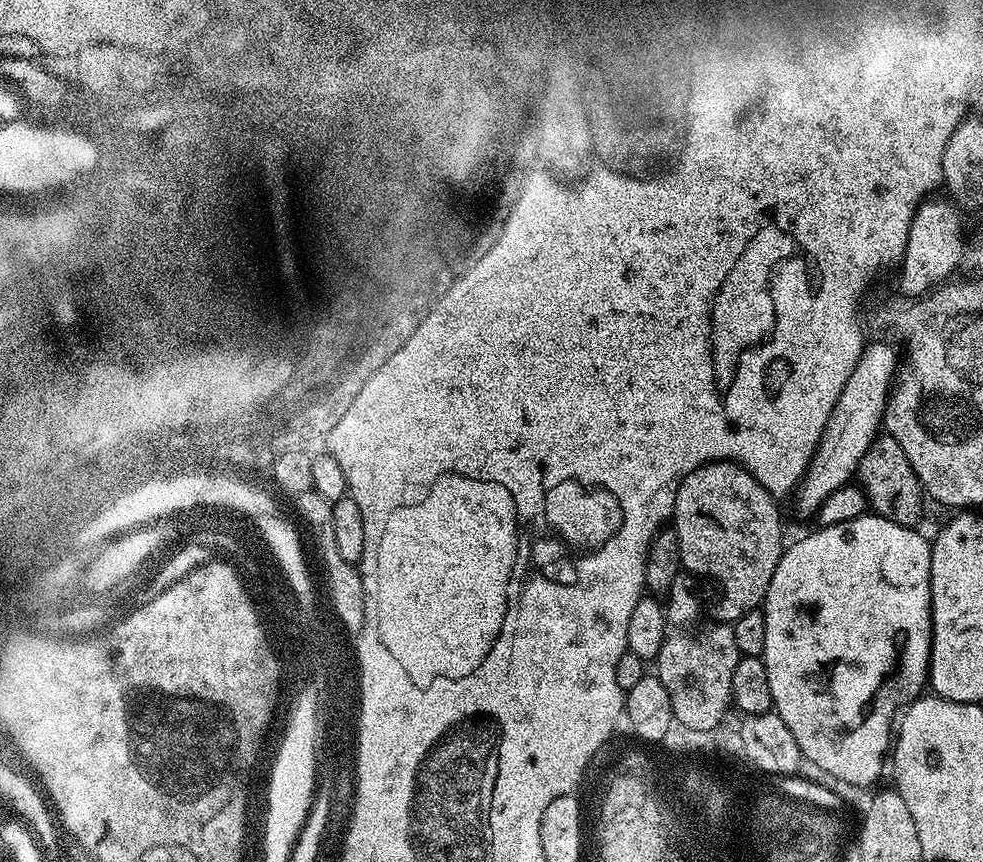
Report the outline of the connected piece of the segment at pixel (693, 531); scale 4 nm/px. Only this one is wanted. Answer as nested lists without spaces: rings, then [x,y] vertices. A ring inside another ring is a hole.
[[[714,460],[701,466],[698,470],[694,470],[685,478],[678,486],[678,494],[676,495],[676,506],[674,509],[674,531],[678,538],[678,546],[680,547],[680,562],[685,569],[688,568],[692,572],[697,572],[700,576],[713,576],[714,579],[720,580],[720,584],[724,587],[724,597],[720,600],[720,605],[713,612],[710,612],[711,619],[721,622],[734,622],[738,618],[742,618],[742,614],[746,614],[750,610],[760,608],[766,598],[766,590],[770,586],[770,578],[774,578],[774,570],[780,561],[780,555],[783,554],[786,547],[786,539],[784,540],[784,528],[780,525],[780,508],[777,497],[771,496],[762,485],[749,474],[746,469],[740,467],[739,464],[730,460]]]

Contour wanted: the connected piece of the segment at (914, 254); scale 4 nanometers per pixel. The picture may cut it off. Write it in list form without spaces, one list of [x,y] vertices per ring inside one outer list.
[[[936,198],[925,199],[919,210],[914,214],[914,222],[910,224],[908,231],[908,241],[904,251],[904,259],[899,261],[900,284],[905,288],[908,294],[927,294],[933,288],[947,281],[953,275],[952,272],[957,267],[961,267],[964,258],[964,249],[966,247],[966,236],[963,236],[964,224],[960,221],[957,205],[951,199],[932,200]]]

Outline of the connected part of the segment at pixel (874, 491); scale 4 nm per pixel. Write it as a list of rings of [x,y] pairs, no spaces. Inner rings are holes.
[[[877,435],[870,450],[862,454],[862,462],[858,462],[855,479],[866,494],[869,509],[875,515],[890,522],[898,522],[898,526],[916,528],[919,525],[919,520],[924,516],[926,493],[920,484],[918,474],[914,474],[914,466],[910,466],[910,458],[906,458],[902,446],[892,436]]]

